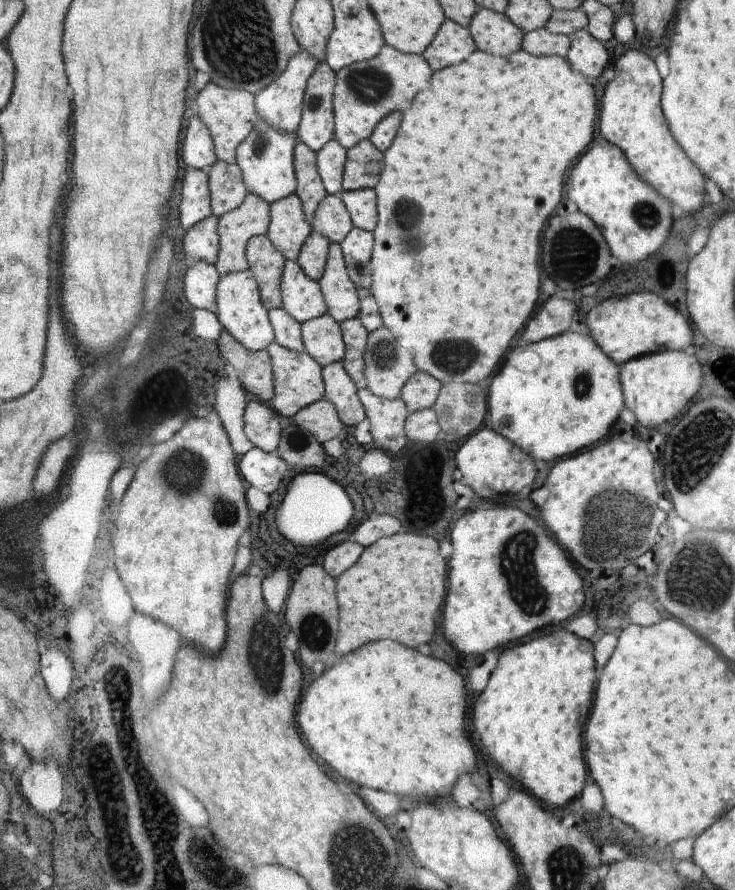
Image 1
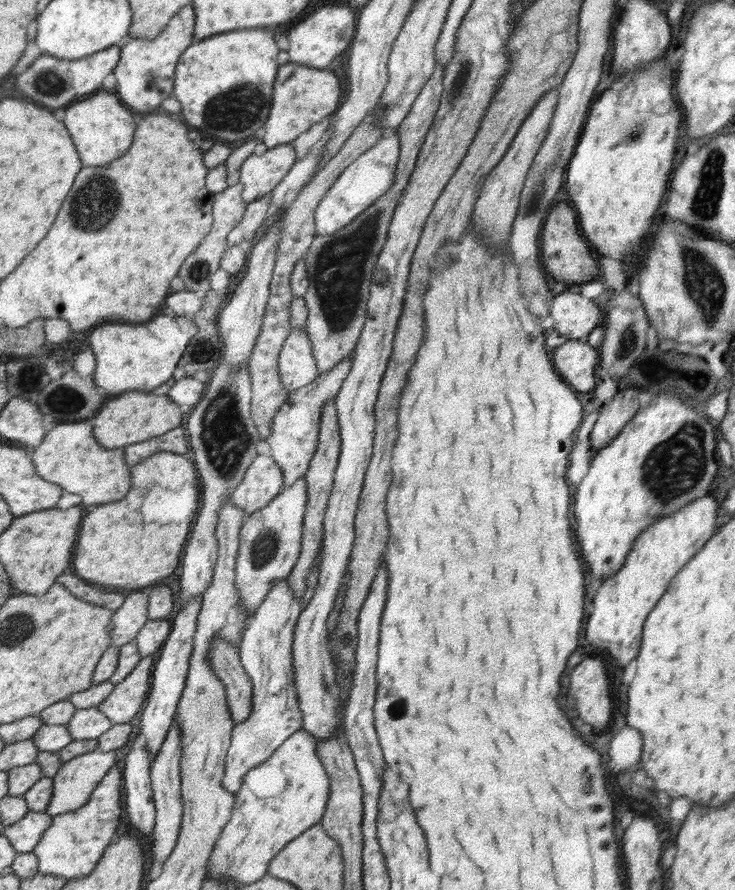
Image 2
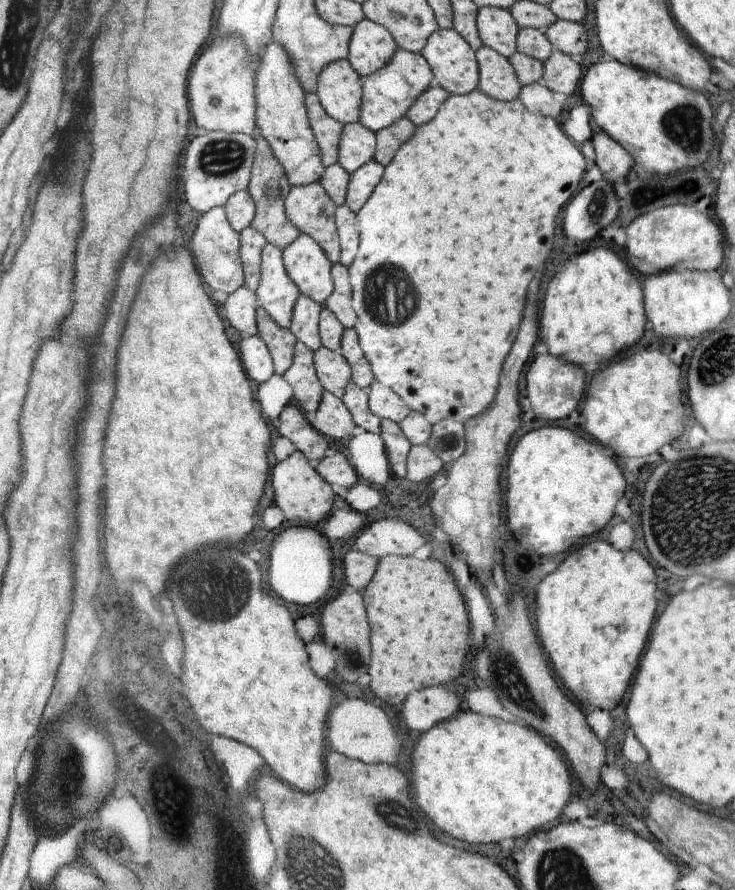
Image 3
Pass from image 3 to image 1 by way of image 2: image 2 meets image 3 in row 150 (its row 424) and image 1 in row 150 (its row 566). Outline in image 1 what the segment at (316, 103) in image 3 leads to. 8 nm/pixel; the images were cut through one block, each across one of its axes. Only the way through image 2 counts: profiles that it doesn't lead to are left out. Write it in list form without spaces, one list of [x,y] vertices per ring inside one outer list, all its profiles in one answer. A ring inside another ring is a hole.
[[[298,139],[294,148],[294,171],[298,186],[295,194],[303,205],[306,222],[312,223],[318,204],[327,196],[318,168],[316,167],[317,153],[313,152]]]

